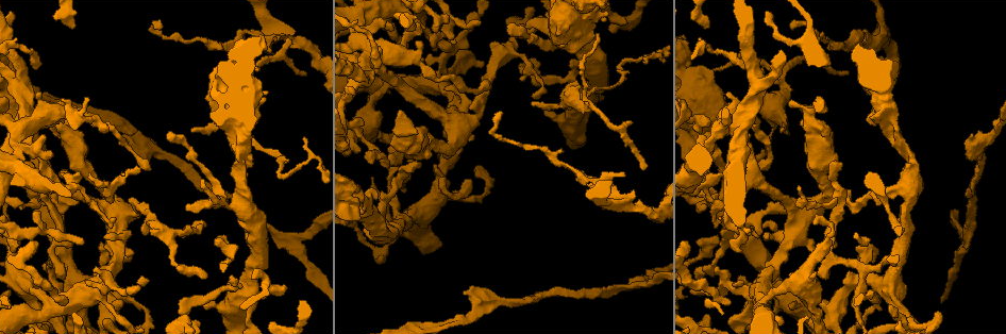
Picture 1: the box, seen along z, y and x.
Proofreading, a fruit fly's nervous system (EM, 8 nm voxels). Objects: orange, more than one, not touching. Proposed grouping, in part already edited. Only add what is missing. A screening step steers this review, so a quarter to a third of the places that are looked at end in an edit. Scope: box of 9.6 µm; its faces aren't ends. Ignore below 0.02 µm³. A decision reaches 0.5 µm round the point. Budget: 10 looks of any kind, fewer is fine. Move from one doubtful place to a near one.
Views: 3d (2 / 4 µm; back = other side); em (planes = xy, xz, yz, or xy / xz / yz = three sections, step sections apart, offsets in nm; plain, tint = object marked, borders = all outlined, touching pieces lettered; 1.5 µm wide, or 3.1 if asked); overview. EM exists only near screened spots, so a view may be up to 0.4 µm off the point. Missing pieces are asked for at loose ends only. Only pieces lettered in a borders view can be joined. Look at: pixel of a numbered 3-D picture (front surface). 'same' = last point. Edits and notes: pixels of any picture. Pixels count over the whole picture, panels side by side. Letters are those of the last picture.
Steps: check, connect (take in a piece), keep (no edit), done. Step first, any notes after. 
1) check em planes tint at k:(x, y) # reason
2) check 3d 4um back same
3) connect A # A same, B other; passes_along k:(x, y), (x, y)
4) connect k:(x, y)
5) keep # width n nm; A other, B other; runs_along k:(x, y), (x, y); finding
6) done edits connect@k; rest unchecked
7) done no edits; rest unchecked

check em planes tint at 1:(380, 48) # stops while still wide

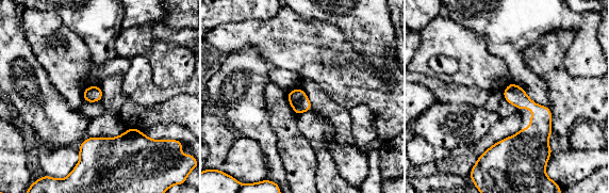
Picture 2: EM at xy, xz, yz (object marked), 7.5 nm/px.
check em planes borders same

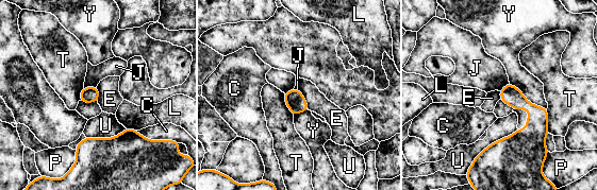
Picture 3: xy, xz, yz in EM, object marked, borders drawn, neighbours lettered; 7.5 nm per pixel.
keep # longest_contact U 440 nm; C other, E other, J other, L other, P other, T other, U other, Y other; no lettered piece goes on from it

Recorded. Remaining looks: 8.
check 3d 2um at 1:(571, 62) # free end

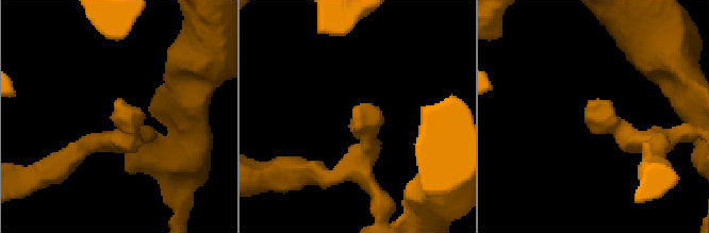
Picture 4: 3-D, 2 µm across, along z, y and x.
check em planes tint at 4:(354, 113)

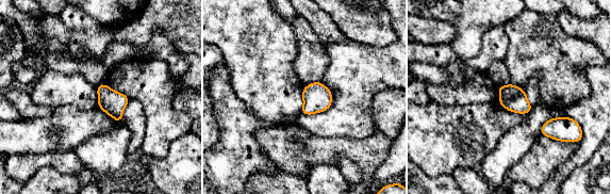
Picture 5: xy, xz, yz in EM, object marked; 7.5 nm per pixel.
check em planes borders same # see the neighbours

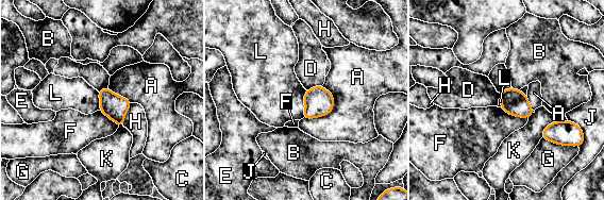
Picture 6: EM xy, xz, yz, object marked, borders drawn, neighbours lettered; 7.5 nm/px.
keep # A other, B other, C other, D other, E other, F other, G other, H other, J other, K other, L other; none of them fits

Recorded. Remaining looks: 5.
check em planes borders at 1:(545, 111)

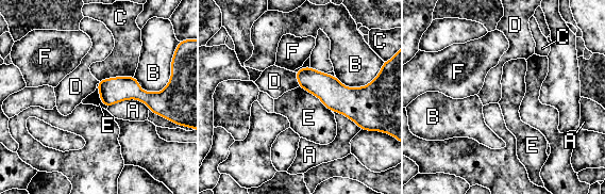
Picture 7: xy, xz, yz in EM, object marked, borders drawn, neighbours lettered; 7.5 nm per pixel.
keep # longest_contact A 320 nm; A other, B other, C other, D other, E other, F other; border 7:(134, 76), (145, 91), (167, 85); none of them fits

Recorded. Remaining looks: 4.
check em planes borders at 1:(304, 76) # thin end

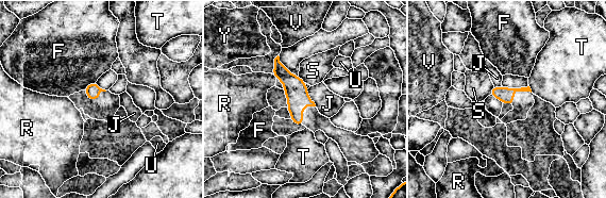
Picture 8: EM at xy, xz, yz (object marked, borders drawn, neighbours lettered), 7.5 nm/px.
keep # longest_contact J 150 nm; F other, J other, R other, S other, T other, U other, V other, Y other; border 8:(307, 88), (307, 95), (316, 105); none of them fits

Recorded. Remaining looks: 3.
done no edits; rest unchecked

